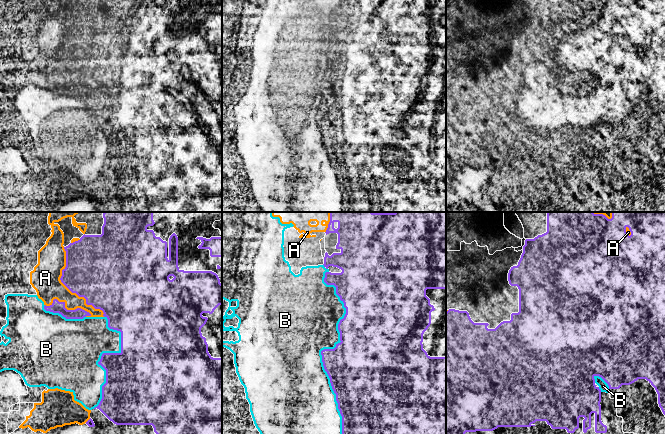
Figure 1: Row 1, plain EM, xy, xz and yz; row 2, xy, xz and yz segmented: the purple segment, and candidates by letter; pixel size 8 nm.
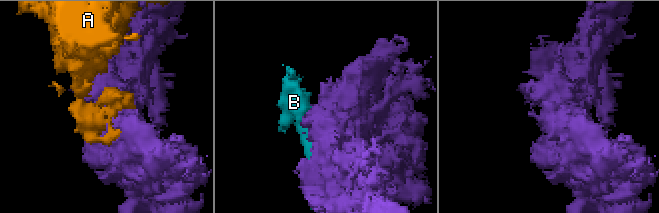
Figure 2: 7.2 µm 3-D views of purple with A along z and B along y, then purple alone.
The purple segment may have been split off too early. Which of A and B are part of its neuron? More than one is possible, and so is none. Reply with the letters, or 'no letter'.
no letter

